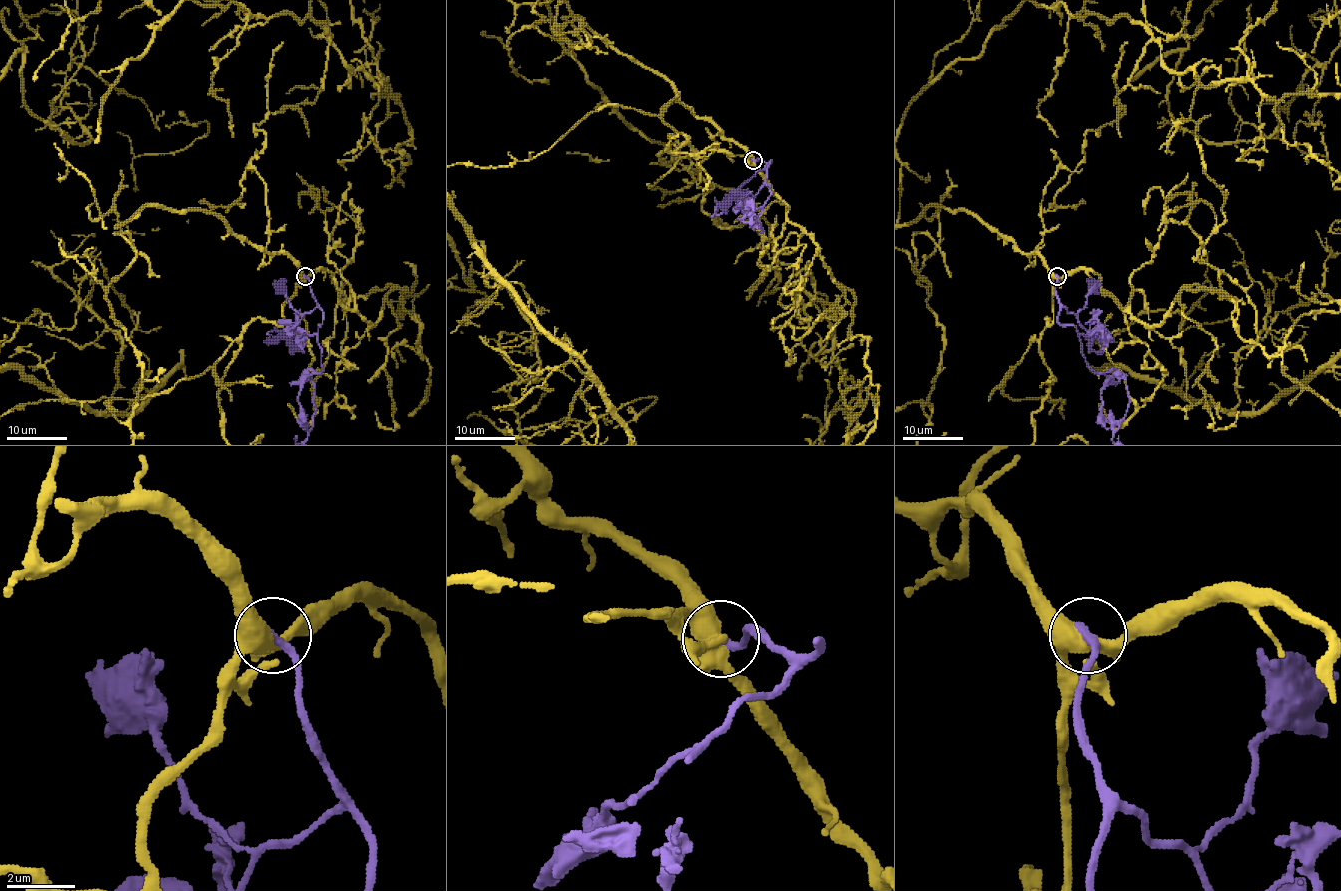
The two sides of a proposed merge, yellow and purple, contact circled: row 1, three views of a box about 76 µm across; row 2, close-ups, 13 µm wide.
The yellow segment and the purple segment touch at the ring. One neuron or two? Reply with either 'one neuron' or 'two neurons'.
two neurons

